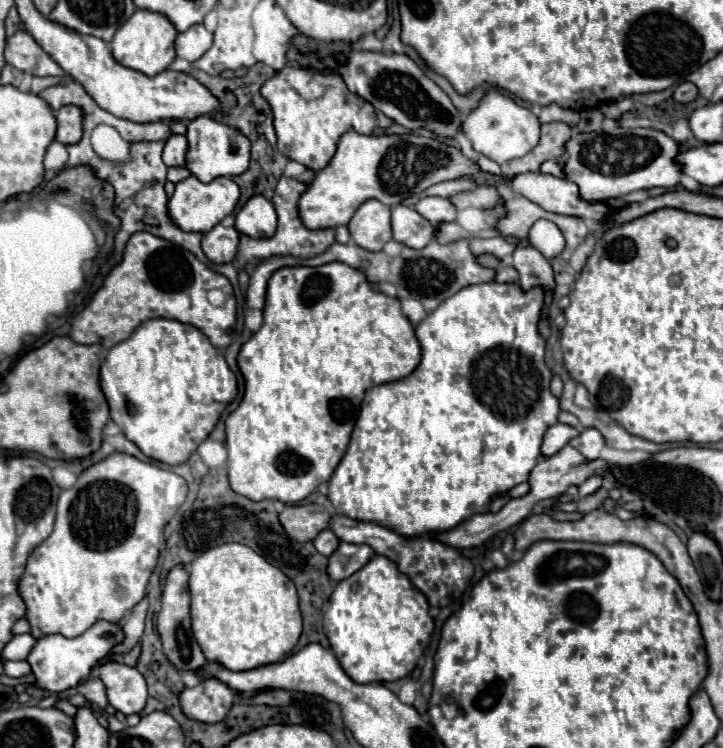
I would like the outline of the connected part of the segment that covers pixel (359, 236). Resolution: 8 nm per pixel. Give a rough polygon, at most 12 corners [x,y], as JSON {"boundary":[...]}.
{"boundary":[[366,200],[348,230],[358,246],[380,252],[392,238],[390,208]]}

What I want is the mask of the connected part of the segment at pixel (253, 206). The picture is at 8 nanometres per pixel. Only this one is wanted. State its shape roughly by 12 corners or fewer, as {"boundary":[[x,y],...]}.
{"boundary":[[252,196],[234,228],[252,238],[272,236],[274,204]]}

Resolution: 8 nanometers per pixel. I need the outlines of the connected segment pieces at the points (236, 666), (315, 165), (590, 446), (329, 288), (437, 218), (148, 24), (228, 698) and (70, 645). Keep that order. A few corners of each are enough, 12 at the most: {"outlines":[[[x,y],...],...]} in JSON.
{"outlines":[[[244,544],[190,566],[208,662],[282,660],[302,616],[294,582]],[[286,64],[262,86],[278,150],[314,172],[376,110],[338,74]],[[582,428],[570,446],[594,460],[604,448],[596,428]],[[342,262],[268,280],[240,348],[228,478],[294,504],[364,392],[420,362],[398,298]],[[426,196],[414,206],[432,226],[454,222],[448,198]],[[136,10],[114,34],[114,58],[146,76],[176,58],[166,16]],[[208,678],[180,694],[182,712],[220,722],[234,692]],[[96,622],[82,636],[40,638],[26,658],[36,688],[76,686],[122,640]]]}

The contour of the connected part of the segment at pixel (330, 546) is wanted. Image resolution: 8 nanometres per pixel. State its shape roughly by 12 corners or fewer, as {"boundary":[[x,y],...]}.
{"boundary":[[322,530],[314,538],[314,548],[330,556],[338,548],[340,540]]}

